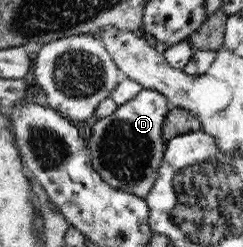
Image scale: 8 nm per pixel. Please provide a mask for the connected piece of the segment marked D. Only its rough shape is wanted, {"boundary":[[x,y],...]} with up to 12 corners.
{"boundary":[[143,88],[88,139],[111,187],[147,198],[164,150],[167,96]]}

